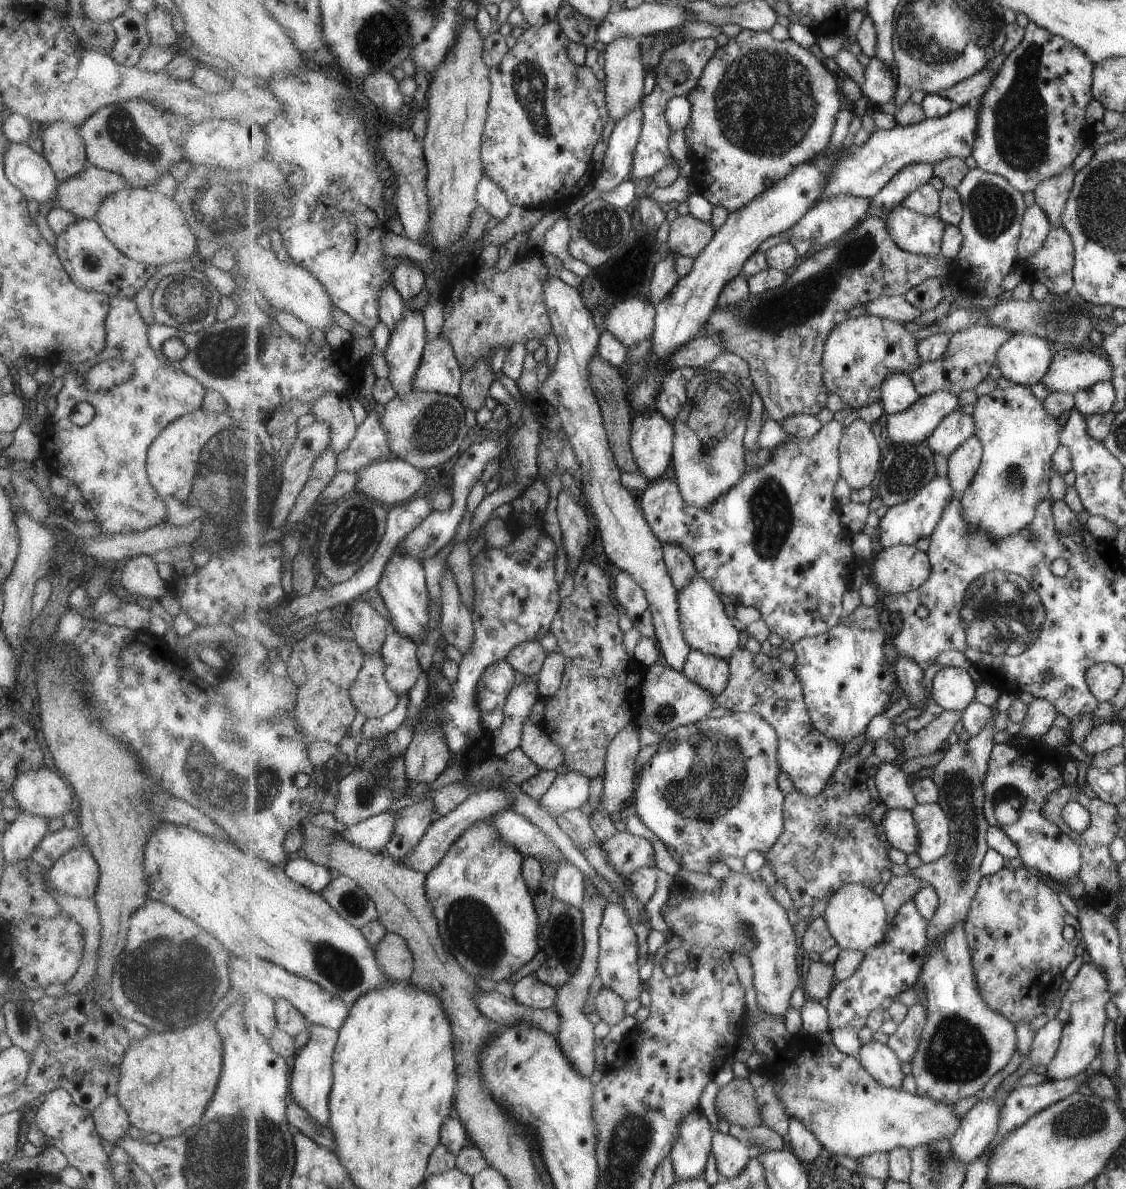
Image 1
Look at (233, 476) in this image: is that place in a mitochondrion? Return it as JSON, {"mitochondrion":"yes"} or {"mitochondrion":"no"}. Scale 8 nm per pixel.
{"mitochondrion":"yes"}

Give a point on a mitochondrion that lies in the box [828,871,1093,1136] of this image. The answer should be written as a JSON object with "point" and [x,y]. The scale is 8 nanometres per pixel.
{"point":[957,1052]}

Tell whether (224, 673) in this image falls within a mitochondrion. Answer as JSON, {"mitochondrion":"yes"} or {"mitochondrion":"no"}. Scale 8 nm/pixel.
{"mitochondrion":"no"}

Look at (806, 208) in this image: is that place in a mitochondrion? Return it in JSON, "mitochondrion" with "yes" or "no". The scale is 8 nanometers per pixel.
{"mitochondrion":"no"}

